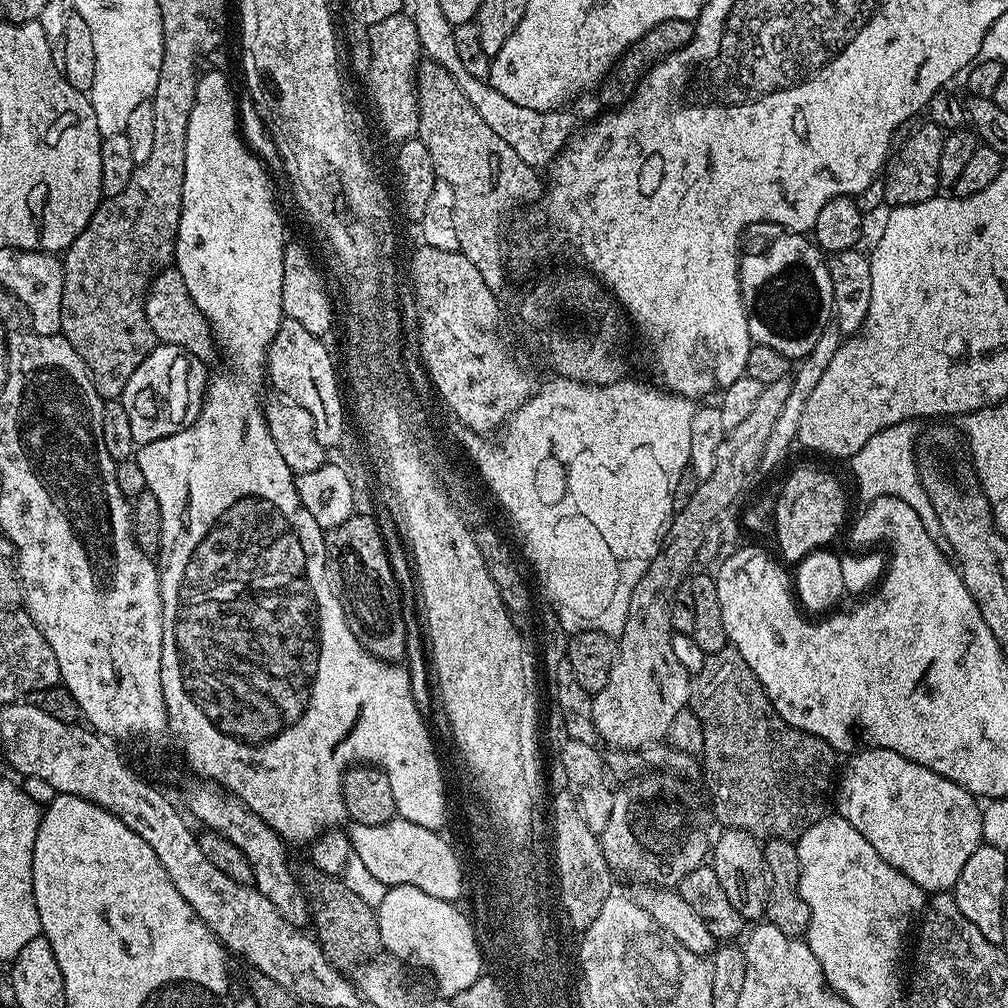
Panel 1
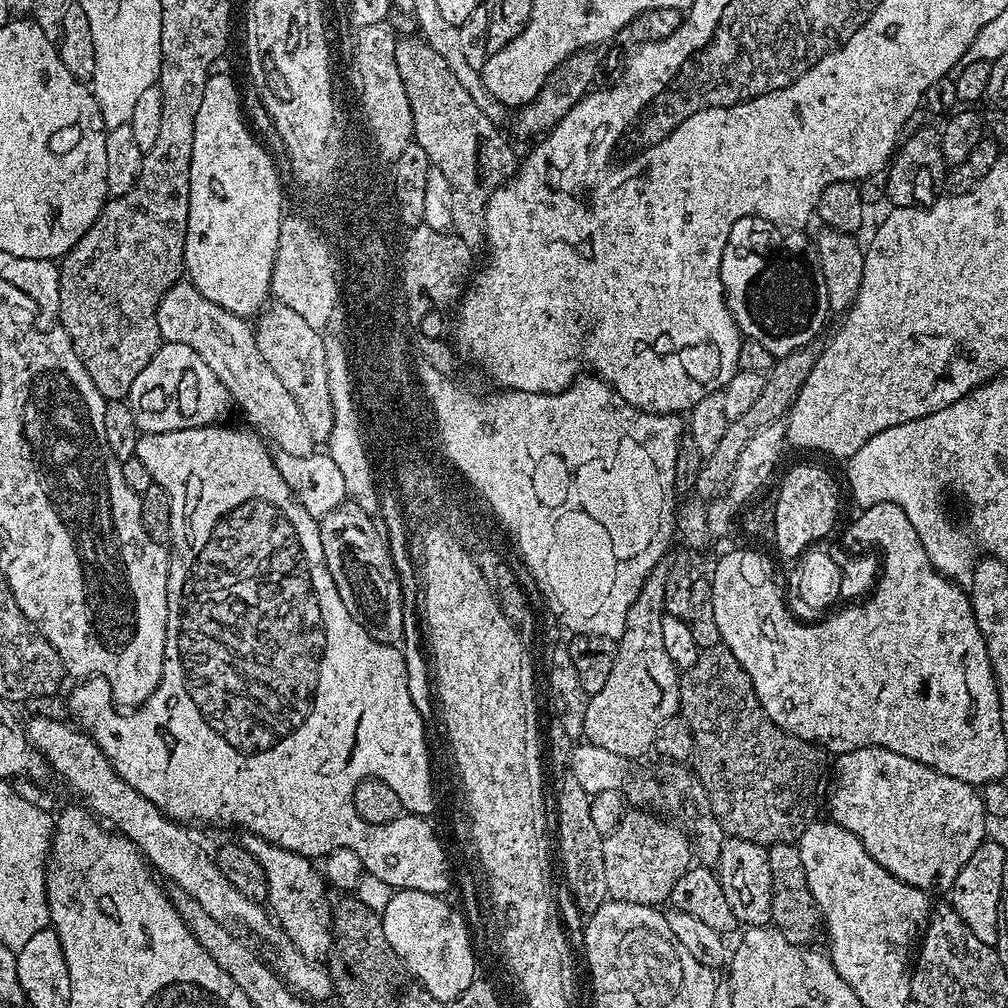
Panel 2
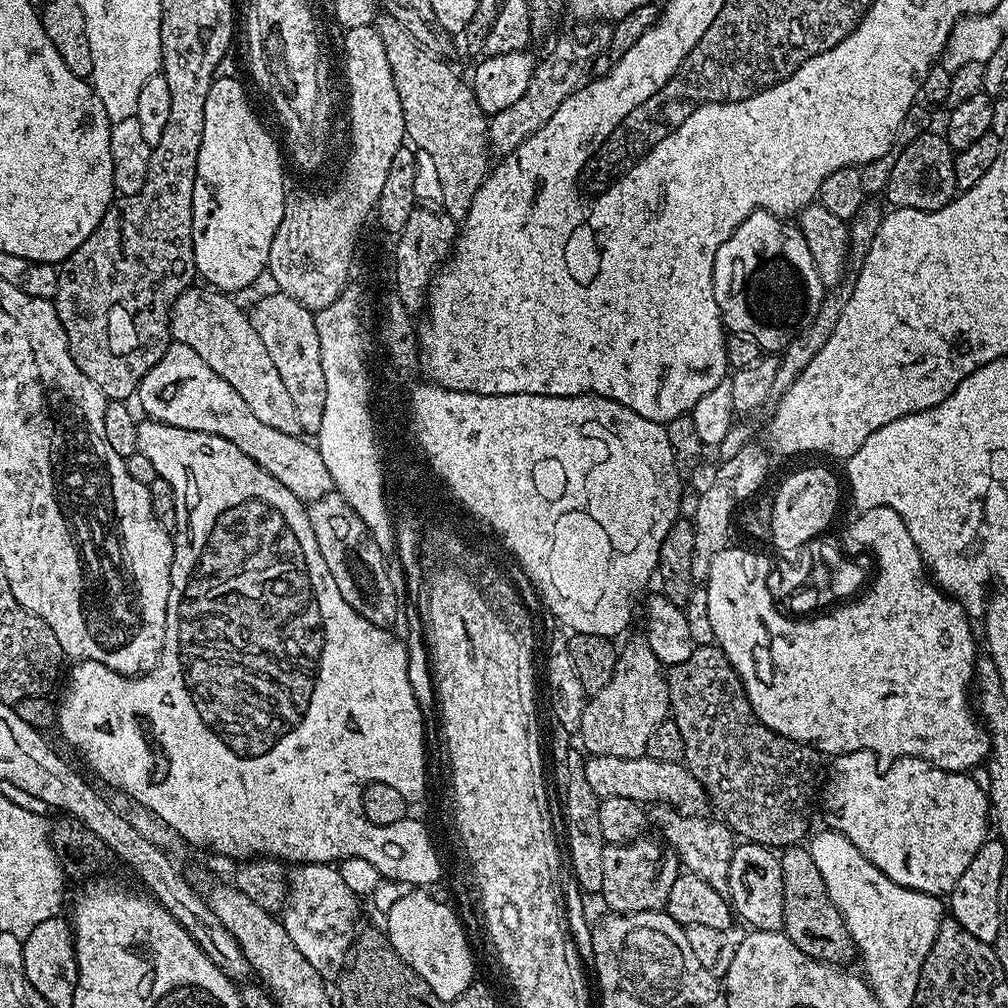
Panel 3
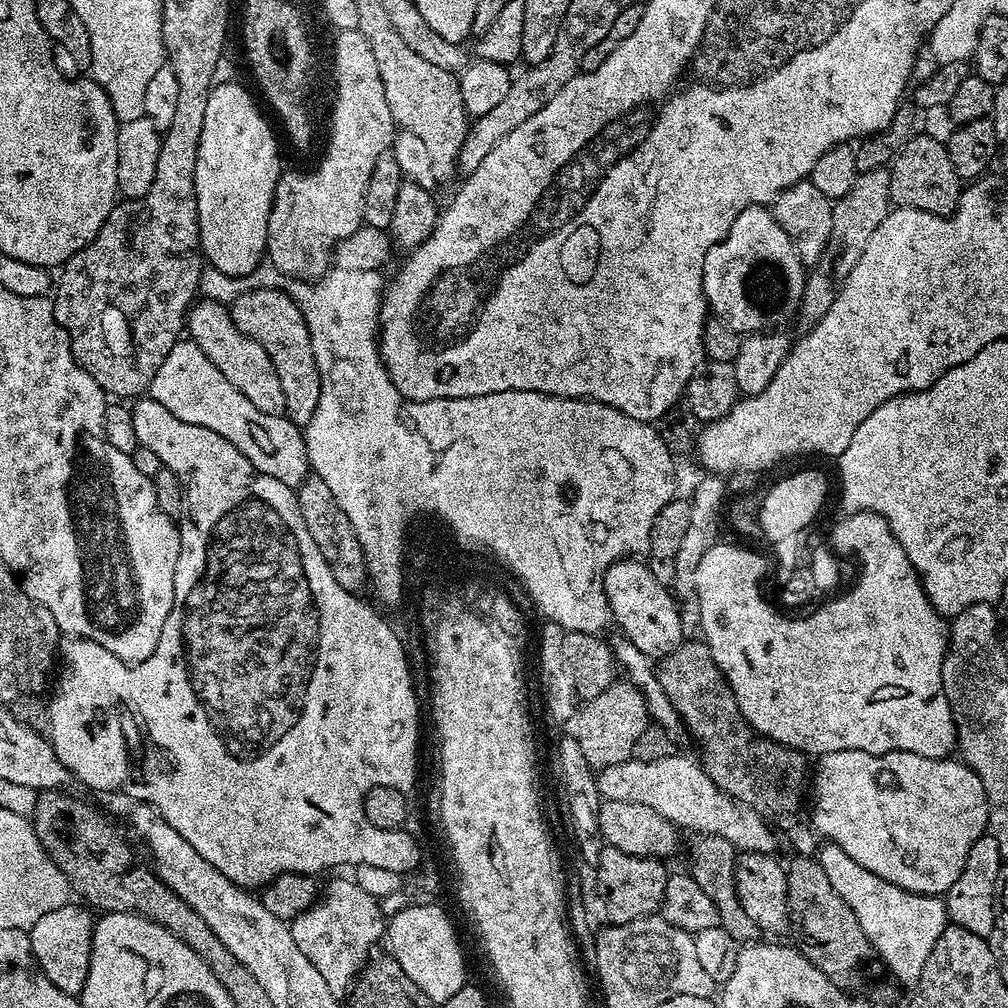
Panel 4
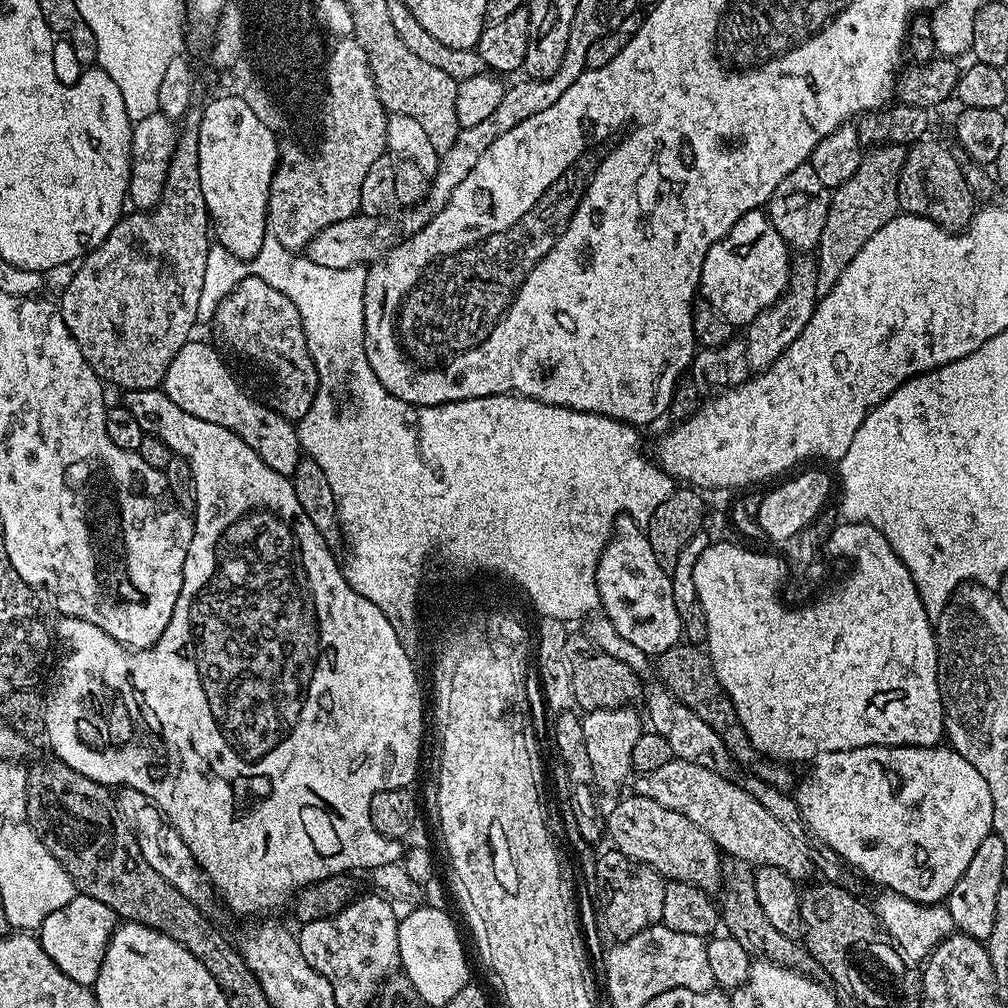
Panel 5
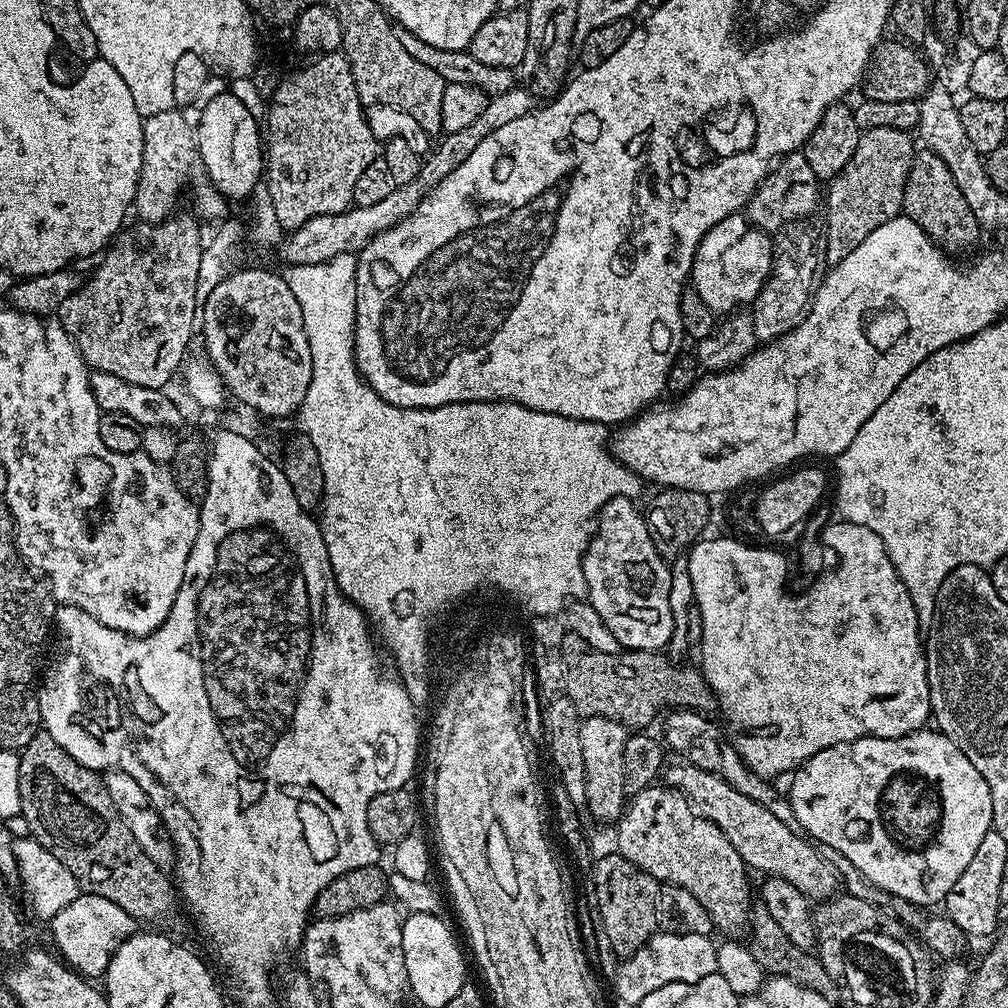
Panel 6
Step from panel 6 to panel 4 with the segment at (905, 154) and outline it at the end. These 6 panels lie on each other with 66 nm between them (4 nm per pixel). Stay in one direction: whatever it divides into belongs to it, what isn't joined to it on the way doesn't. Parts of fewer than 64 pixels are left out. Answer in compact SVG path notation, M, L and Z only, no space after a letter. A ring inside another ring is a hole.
M887 167L875 168L869 172L861 172L854 182L853 189L845 197L835 201L832 206L834 226L830 232L828 252L831 253L833 264L828 268L828 276L820 276L817 280L809 279L804 290L802 316L817 322L834 306L834 298L838 291L837 282L854 270L854 266L862 258L866 246L870 246L870 238L874 238L874 230L882 226L890 211L890 178Z

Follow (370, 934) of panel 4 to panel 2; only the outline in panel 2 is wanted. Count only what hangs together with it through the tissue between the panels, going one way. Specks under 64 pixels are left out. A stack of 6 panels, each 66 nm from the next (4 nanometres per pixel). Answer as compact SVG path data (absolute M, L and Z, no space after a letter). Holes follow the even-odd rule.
M244 834L239 837L238 842L246 850L250 850L250 854L254 854L254 858L260 863L266 874L266 886L268 887L266 904L275 923L280 928L279 931L291 940L292 945L307 960L327 957L334 947L333 905L330 900L328 902L330 888L321 869L317 865L315 868L312 865L315 863L309 857L300 856L296 852L272 844L261 836Z

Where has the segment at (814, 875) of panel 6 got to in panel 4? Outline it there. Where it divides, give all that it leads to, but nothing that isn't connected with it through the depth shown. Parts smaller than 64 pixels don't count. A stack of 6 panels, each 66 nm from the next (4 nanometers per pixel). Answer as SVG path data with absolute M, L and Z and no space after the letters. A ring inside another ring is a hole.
M677 754L654 762L631 759L614 766L599 769L596 785L604 800L614 802L634 802L650 806L662 814L677 829L693 828L696 834L717 836L730 842L741 853L775 853L776 836L765 817L741 800L726 794L709 778L703 763Z

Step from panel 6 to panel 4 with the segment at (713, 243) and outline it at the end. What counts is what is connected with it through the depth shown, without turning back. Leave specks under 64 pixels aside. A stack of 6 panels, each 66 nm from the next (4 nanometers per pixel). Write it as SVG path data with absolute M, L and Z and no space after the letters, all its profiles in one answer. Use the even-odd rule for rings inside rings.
M752 204L730 226L726 238L710 246L702 272L704 298L711 315L730 330L759 334L776 330L801 311L806 287L806 265L800 260L794 242L778 226L767 207Z

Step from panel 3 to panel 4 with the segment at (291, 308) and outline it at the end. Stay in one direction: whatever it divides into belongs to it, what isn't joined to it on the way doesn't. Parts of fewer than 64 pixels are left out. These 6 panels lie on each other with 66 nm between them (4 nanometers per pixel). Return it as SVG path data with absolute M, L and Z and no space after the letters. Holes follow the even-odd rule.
M256 286L253 292L244 292L233 304L230 304L232 321L246 335L252 336L270 354L282 382L282 390L288 403L286 415L295 424L308 424L314 418L314 410L320 397L320 371L312 353L312 335L300 307L288 295L278 288Z

